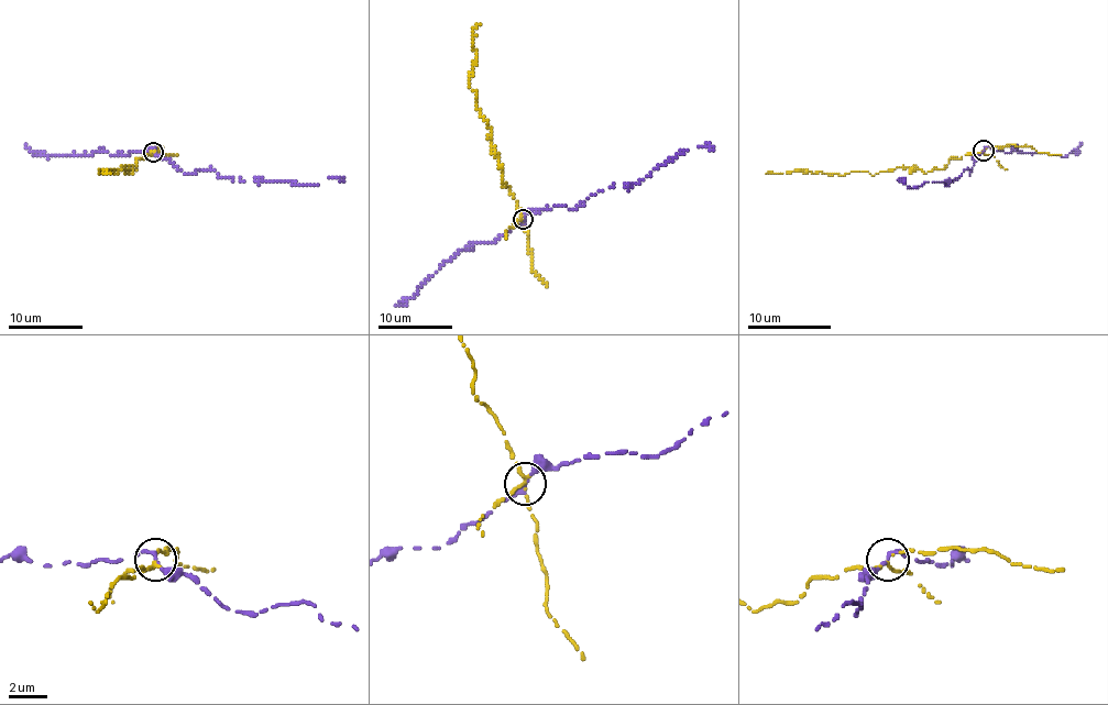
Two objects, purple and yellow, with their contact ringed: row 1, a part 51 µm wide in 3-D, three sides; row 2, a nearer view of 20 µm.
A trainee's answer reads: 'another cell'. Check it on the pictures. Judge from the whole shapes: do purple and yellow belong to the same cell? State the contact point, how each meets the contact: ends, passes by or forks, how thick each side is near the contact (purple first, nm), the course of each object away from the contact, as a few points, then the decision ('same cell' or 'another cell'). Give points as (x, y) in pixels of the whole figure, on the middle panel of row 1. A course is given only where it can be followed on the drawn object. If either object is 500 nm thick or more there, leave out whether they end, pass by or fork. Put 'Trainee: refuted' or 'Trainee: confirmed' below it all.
(523, 219) | purple passes by | yellow forks | 200/170 nm | purple via (524, 219), (527, 213), (555, 206), (579, 206), (614, 184), (640, 183), (679, 153), (703, 145), (712, 149) | yellow via (524, 219), (503, 183), (489, 125), (468, 85), (475, 64), (473, 29), (479, 25) | another cell
Trainee: confirmed

